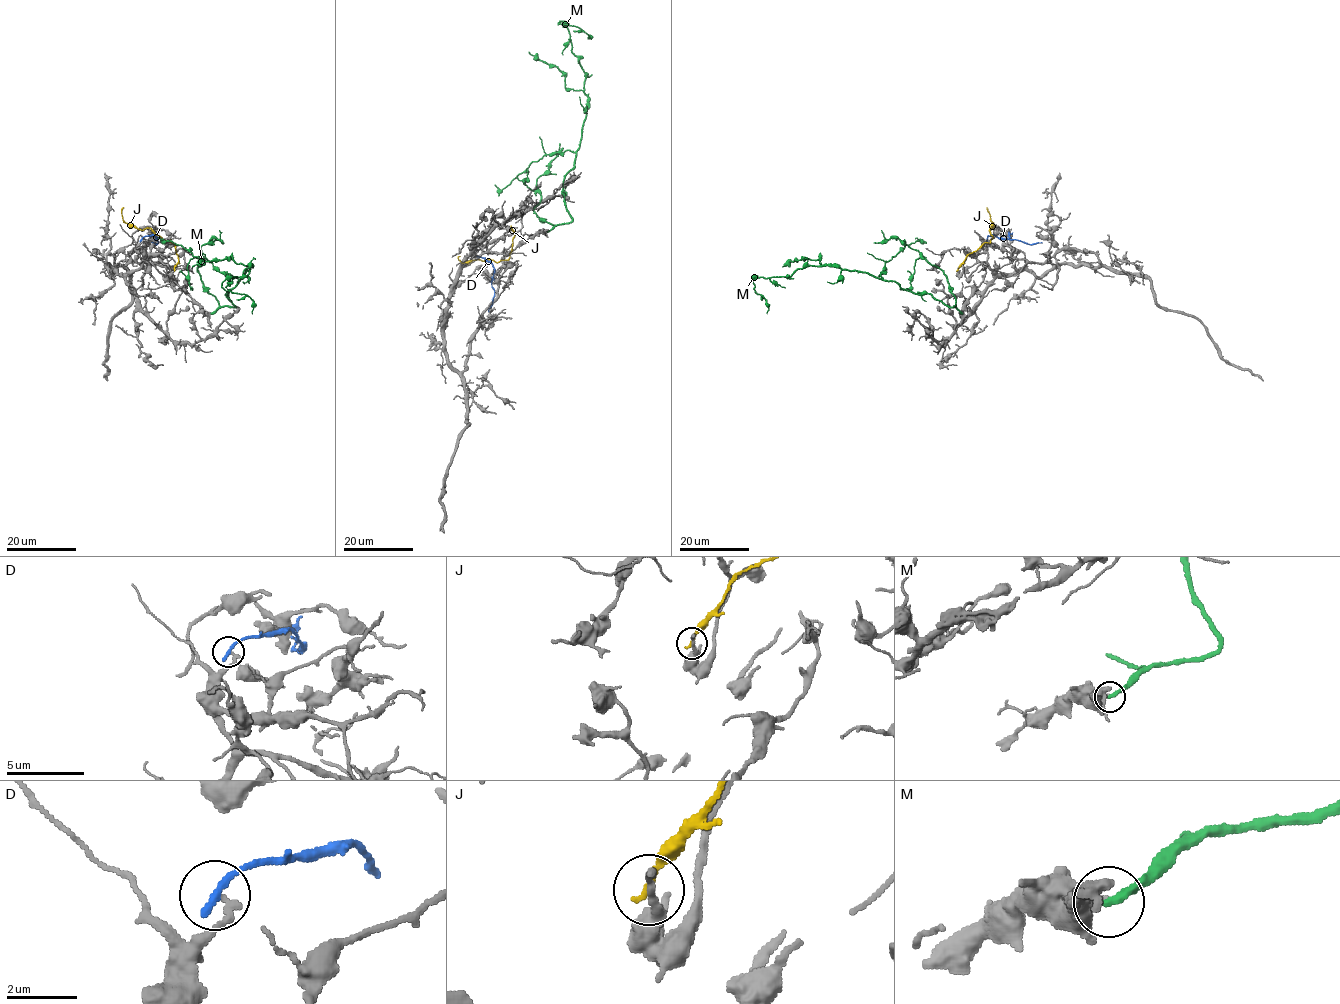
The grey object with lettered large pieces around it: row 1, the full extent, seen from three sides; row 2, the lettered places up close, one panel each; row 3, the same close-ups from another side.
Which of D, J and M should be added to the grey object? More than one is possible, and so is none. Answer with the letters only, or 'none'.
none

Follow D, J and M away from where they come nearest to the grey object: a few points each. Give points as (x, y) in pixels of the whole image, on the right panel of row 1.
D: (987, 239), (994, 234), (1028, 244), (1042, 242)
J: (957, 270), (970, 253), (990, 241), (990, 230), (993, 224), (986, 207)
M: (962, 313), (929, 293), (827, 265), (804, 266), (790, 276), (753, 279), (766, 301), (766, 314)

